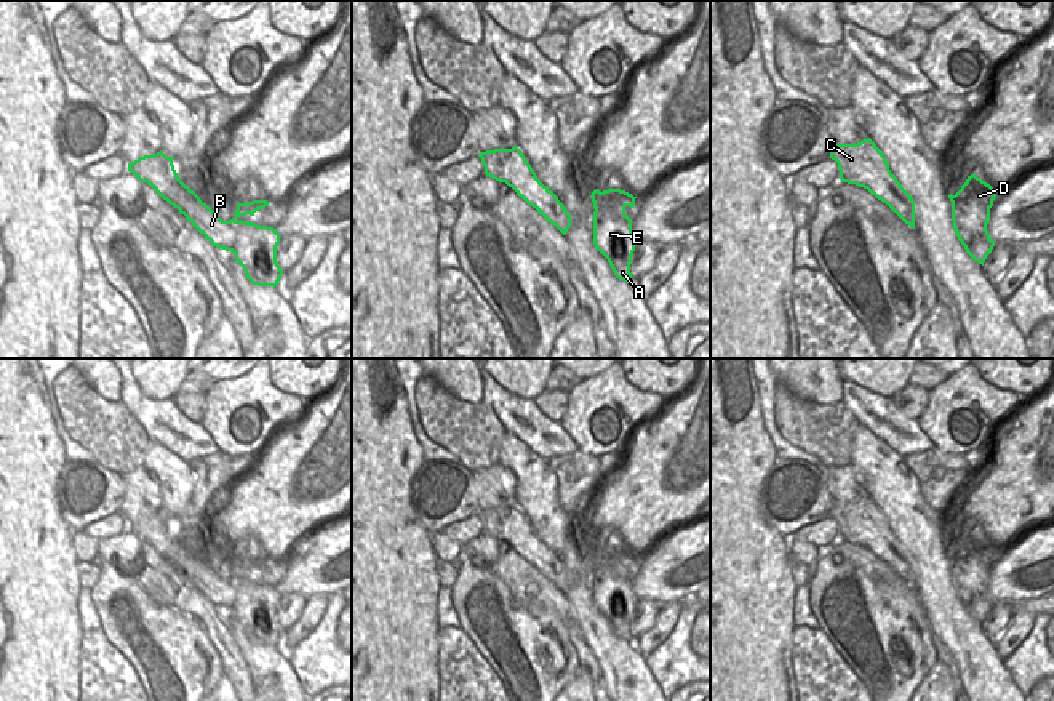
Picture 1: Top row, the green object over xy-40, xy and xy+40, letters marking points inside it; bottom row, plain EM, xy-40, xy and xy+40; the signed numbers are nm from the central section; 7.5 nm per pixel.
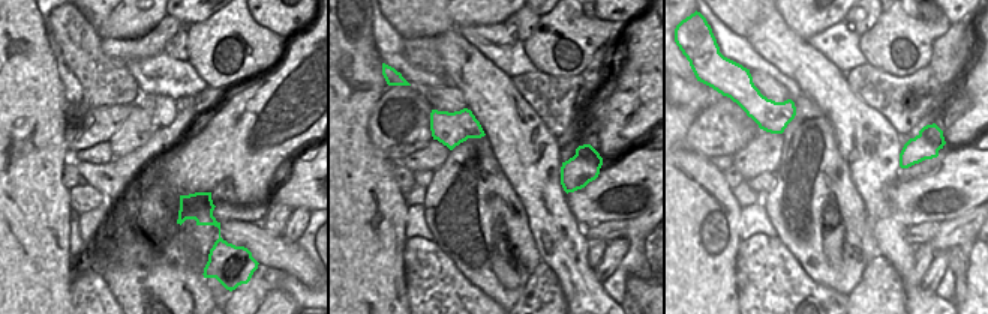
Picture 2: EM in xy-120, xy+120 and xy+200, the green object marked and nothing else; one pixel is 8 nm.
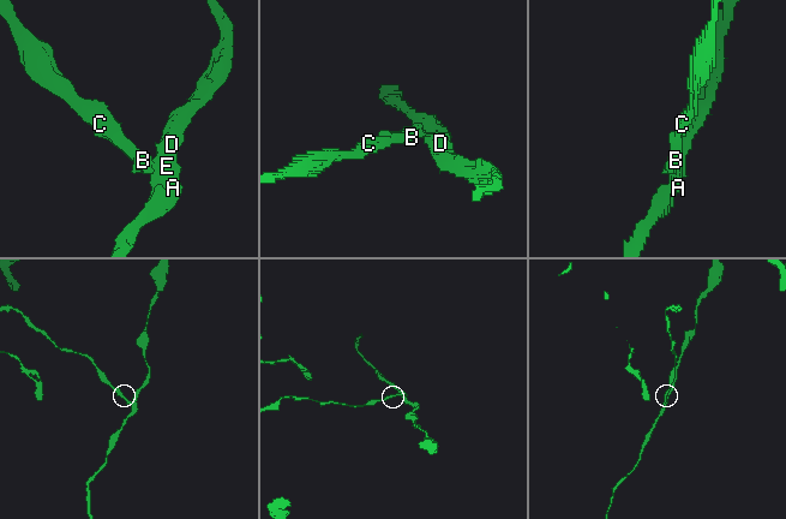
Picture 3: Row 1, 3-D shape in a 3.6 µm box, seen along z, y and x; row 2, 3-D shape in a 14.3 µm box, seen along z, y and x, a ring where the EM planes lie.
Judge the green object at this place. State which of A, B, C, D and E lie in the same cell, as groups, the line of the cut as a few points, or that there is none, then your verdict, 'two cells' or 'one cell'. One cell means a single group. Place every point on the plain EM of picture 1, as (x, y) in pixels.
A B D E / C; cut in xy-40 along (191, 549), (173, 552), (167, 559); two cells

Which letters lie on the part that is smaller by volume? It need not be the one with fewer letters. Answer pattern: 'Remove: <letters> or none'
Remove: C

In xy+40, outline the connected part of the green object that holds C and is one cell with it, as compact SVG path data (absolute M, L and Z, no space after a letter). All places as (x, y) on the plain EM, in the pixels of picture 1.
M867 496L857 503L833 503L830 517L838 522L840 538L867 547L878 559L907 549L891 531L889 522L876 503Z

